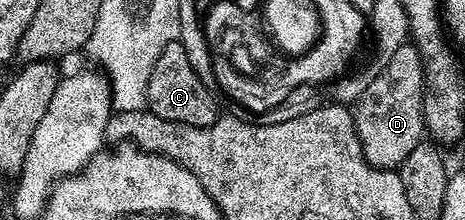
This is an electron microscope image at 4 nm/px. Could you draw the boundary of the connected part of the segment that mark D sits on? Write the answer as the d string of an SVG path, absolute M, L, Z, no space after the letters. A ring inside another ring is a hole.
M405 44L393 53L387 67L375 74L373 83L356 103L353 111L362 151L371 166L378 166L381 170L401 167L408 152L412 152L412 148L423 141L427 133L424 120L425 91L426 77L418 47Z

